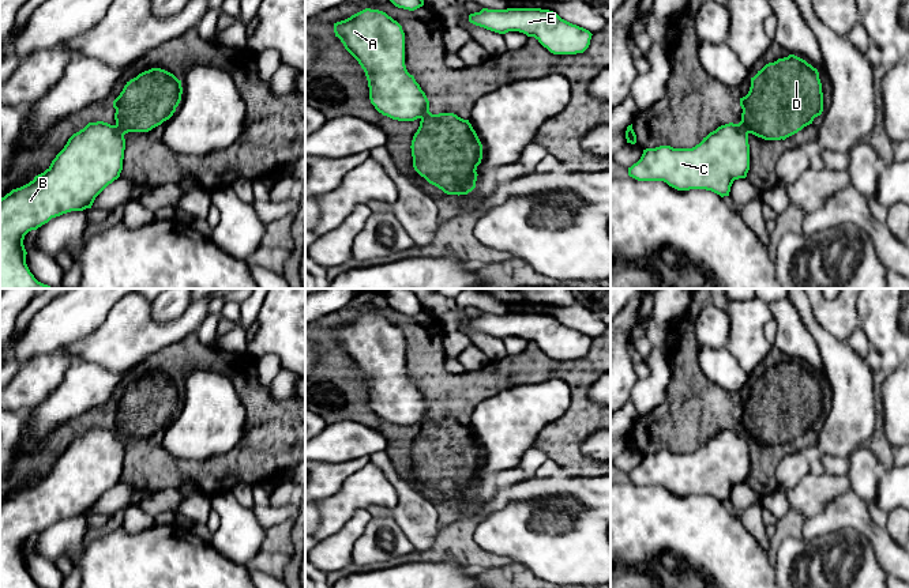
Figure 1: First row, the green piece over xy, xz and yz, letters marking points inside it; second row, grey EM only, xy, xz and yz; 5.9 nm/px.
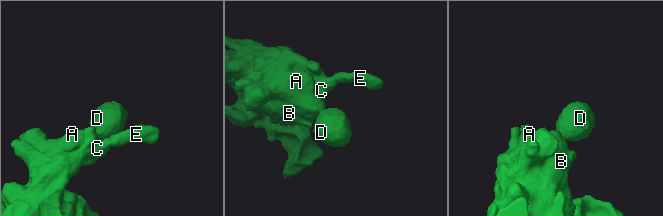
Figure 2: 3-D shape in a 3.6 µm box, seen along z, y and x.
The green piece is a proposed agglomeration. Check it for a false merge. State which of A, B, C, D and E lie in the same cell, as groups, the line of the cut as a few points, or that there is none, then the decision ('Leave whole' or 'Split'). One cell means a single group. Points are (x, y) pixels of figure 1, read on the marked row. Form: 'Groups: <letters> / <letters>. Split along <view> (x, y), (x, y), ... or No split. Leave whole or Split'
Groups: A B C E / D. Split along xy (115, 125), (124, 134). Split

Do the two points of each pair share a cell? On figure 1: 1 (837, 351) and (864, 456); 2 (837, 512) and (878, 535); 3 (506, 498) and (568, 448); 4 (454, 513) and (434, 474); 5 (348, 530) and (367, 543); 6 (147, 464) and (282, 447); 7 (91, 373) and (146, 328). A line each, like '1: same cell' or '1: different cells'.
1: different cells
2: same cell
3: different cells
4: same cell
5: different cells
6: same cell
7: different cells

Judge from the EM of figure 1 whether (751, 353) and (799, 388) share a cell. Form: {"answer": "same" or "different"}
{"answer": "different"}

